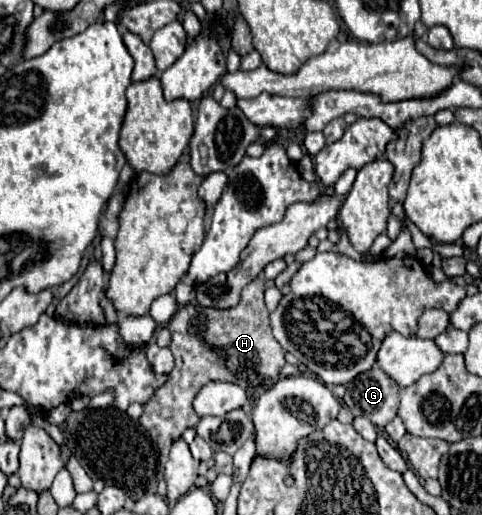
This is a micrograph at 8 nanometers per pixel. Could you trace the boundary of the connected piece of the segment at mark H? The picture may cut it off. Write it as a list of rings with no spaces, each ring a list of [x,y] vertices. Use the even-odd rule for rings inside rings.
[[[254,279],[242,289],[242,299],[232,309],[206,309],[200,305],[182,305],[168,323],[172,333],[170,351],[176,359],[166,383],[154,391],[144,405],[142,427],[158,445],[160,463],[166,463],[168,451],[176,439],[194,427],[192,401],[208,381],[230,381],[244,389],[254,389],[278,377],[284,365],[284,349],[270,331],[270,317],[264,307],[264,283]]]

